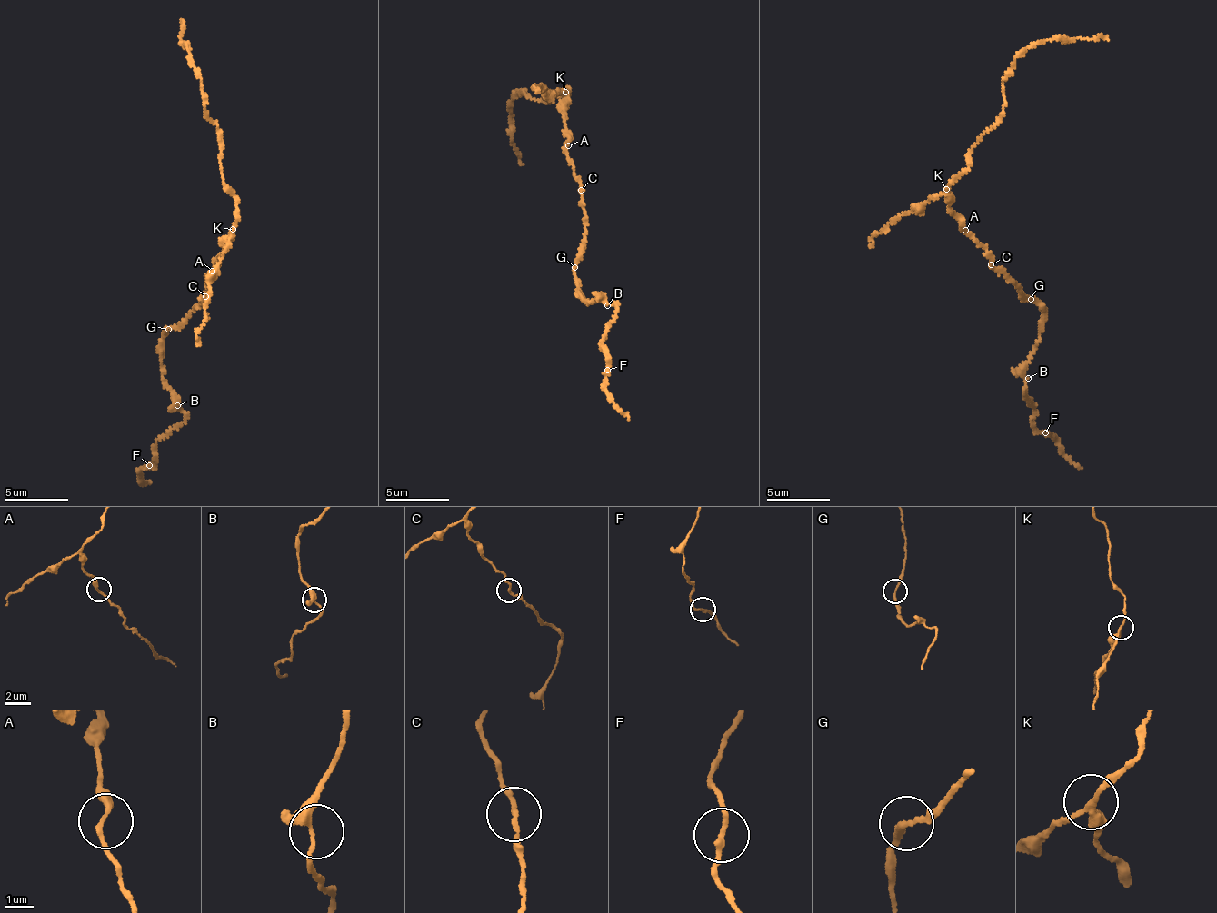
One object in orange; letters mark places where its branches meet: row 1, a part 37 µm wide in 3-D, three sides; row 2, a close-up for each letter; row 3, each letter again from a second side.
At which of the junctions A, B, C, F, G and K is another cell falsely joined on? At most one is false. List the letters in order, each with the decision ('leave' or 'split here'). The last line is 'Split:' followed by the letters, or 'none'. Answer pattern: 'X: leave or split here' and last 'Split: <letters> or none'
A: leave
B: leave
C: leave
F: leave
G: leave
K: split here
Split: K

